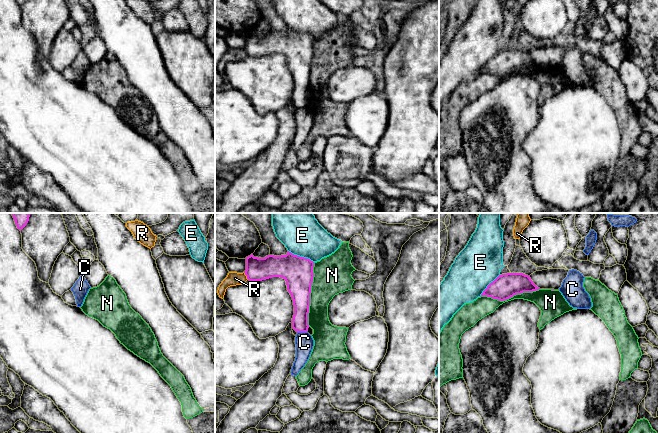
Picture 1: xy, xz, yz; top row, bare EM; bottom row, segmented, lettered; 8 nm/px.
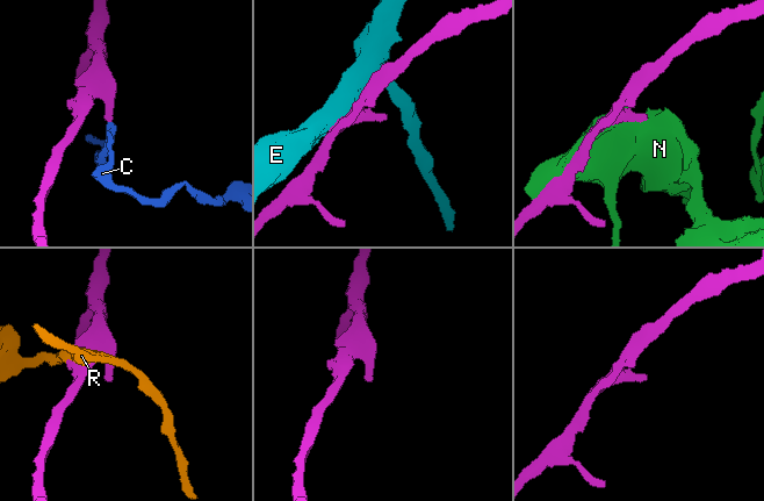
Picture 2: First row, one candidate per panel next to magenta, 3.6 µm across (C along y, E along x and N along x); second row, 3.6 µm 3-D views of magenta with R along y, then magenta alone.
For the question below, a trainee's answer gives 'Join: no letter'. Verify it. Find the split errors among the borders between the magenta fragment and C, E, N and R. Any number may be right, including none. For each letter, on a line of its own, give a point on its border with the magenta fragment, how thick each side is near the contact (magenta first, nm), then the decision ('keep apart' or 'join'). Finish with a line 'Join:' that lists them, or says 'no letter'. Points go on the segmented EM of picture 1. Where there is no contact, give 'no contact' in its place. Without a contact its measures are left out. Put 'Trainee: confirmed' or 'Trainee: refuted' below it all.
C: meets magenta in xz at (302, 331); 140 nm thick on the magenta side, 150 nm on the other; keep apart
E: meets magenta in xz at (301, 257); 240 nm thick on the magenta side, 340 nm on the other; keep apart
N: meets magenta in xz at (309, 294); 240 nm thick on the magenta side, 300 nm on the other; keep apart
R: meets magenta in xz at (246, 275); 190 nm thick on the magenta side, 110 nm on the other; keep apart
Join: no letter
Trainee: confirmed

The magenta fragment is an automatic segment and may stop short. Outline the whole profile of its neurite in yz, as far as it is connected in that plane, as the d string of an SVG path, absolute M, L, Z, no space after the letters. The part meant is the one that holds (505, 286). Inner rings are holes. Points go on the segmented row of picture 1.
M507 273L499 275L491 282L481 296L504 301L516 294L533 292L539 289L540 288L533 283L530 276L523 273Z

